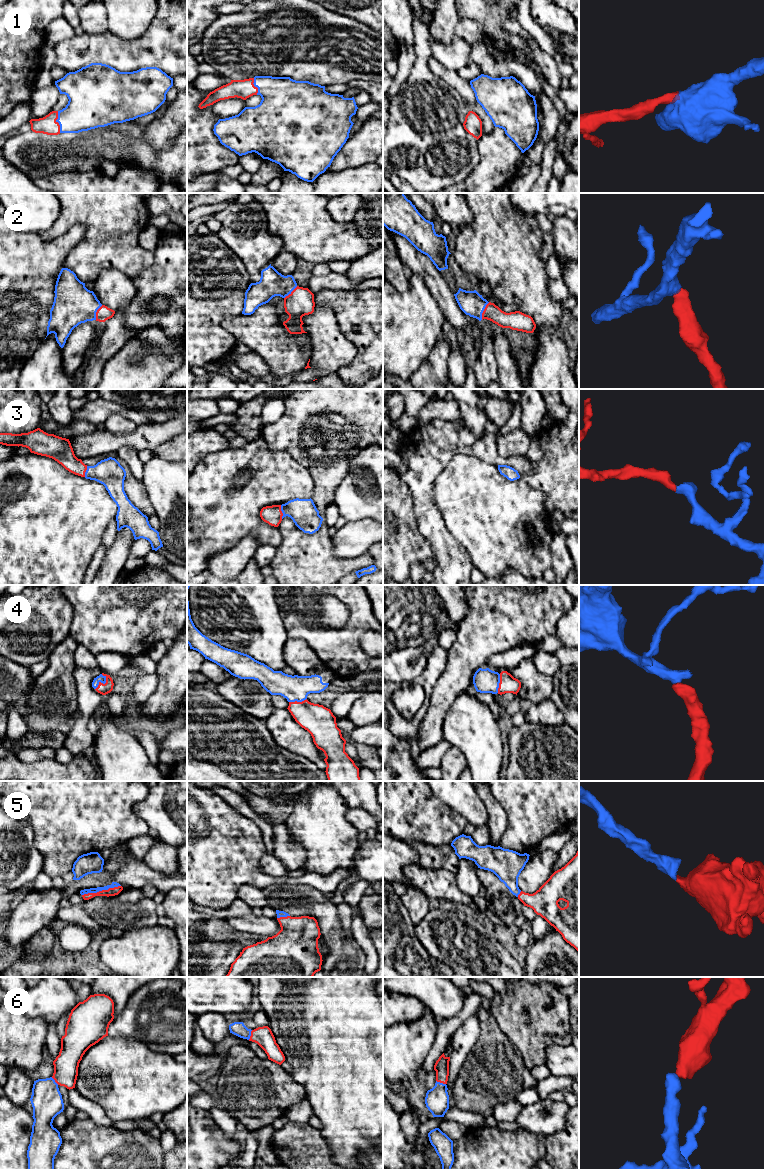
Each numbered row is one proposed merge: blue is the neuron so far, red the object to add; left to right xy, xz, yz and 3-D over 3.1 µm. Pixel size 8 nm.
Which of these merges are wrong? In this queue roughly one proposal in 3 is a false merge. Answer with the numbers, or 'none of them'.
none of them

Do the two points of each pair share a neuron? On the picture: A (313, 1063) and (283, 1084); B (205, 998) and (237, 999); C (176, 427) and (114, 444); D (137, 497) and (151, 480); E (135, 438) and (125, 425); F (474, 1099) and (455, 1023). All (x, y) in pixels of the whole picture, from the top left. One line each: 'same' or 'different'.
A: different
B: same
C: same
D: different
E: different
F: different

